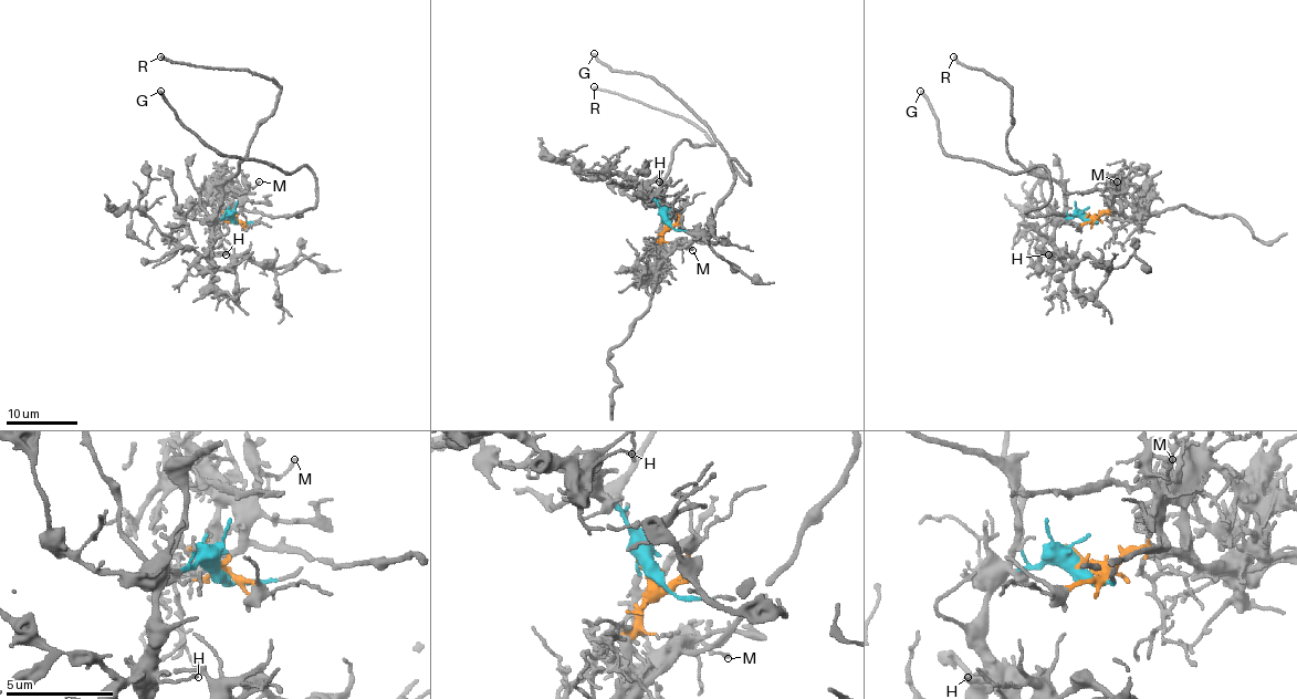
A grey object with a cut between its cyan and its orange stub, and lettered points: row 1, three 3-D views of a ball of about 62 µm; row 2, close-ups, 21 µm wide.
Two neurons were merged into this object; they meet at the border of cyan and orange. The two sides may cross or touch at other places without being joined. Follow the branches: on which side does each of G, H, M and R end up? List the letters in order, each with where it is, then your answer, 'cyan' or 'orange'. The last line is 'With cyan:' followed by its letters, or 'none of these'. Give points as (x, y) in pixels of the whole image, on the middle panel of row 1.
G: place (594, 53); orange
H: place (659, 181); cyan
M: place (692, 250); orange
R: place (594, 86); cyan
With cyan: H, R

